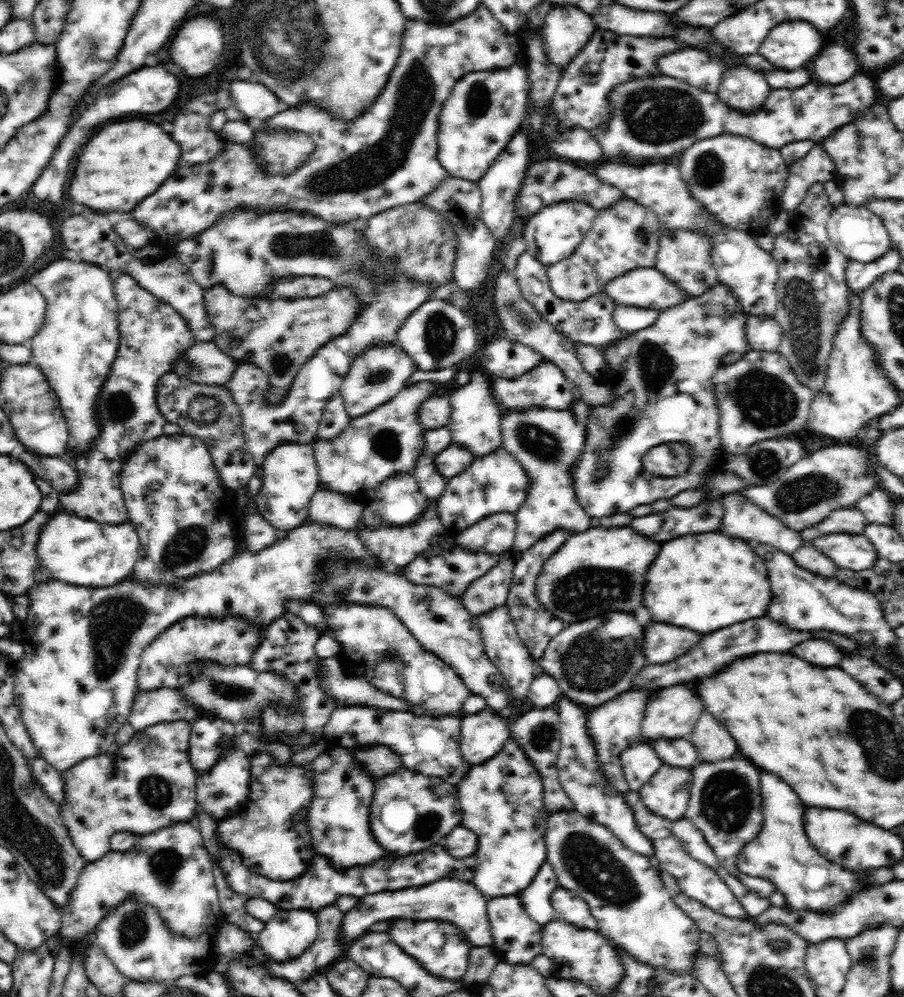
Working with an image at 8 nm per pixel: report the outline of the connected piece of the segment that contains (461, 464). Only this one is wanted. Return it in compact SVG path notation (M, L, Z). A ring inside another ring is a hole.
M452 443L446 446L446 449L440 450L434 456L432 463L434 463L436 472L448 480L464 472L476 460L477 455L470 448Z

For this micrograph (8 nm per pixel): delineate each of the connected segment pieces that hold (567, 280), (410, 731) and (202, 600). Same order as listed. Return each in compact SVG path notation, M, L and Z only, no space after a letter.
M630 198L618 206L598 211L594 225L570 256L547 267L547 279L552 292L560 300L582 302L604 292L608 282L630 270L655 266L662 232L653 212Z
M366 705L338 706L330 714L330 720L324 726L324 736L333 745L344 748L365 747L366 745L386 745L402 755L405 768L431 777L442 777L448 784L456 787L462 775L472 766L466 764L459 753L461 719L454 716L418 716L406 711L389 711Z
M304 522L302 525L287 532L287 536L282 540L276 540L270 548L266 548L258 555L250 555L244 550L240 555L234 554L230 561L227 561L220 569L214 570L208 574L200 574L188 580L180 580L174 586L156 586L156 588L149 588L143 584L133 582L131 579L124 580L114 586L110 587L87 587L82 585L69 585L68 583L52 580L51 582L40 582L36 586L30 586L30 590L26 594L32 597L32 602L29 605L29 612L27 618L23 620L25 633L21 640L21 645L24 647L24 656L18 660L18 670L14 680L14 697L16 705L20 709L22 721L34 741L34 745L40 749L42 756L48 764L51 764L59 773L66 772L78 766L80 762L94 758L94 756L106 755L108 748L116 742L116 736L119 729L123 724L128 723L128 715L132 712L132 705L135 694L138 690L137 672L140 668L141 656L144 649L163 631L170 628L172 624L178 622L182 617L189 616L210 616L210 615L248 615L258 629L264 631L272 620L286 610L283 607L283 602L290 597L298 597L311 602L311 592L315 587L315 576L319 573L320 564L324 560L331 560L331 562L352 562L352 560L359 560L359 562L366 562L371 566L377 568L387 568L386 565L380 563L380 559L376 559L366 551L362 541L357 537L355 530L340 530L339 528L332 528L330 526L318 526L311 524L311 522Z

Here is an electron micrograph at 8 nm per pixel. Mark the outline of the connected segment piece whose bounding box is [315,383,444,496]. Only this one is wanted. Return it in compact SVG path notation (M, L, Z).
M416 383L410 387L404 388L400 394L397 394L392 401L378 406L376 410L364 414L359 418L352 419L349 426L338 436L338 439L332 441L315 440L315 454L318 462L319 484L330 493L340 493L340 495L355 496L363 489L376 488L380 486L387 476L398 471L404 471L411 474L416 458L420 456L424 441L422 436L426 429L422 429L422 424L416 419L416 407L424 402L428 395L435 395L438 387L442 385L430 385L430 383Z

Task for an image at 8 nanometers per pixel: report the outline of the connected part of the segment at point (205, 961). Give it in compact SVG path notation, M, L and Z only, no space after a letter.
M126 898L106 912L98 922L94 937L96 945L129 981L172 980L184 974L204 975L214 971L218 959L217 937L222 923L212 925L200 936L177 934L167 926L152 903Z

